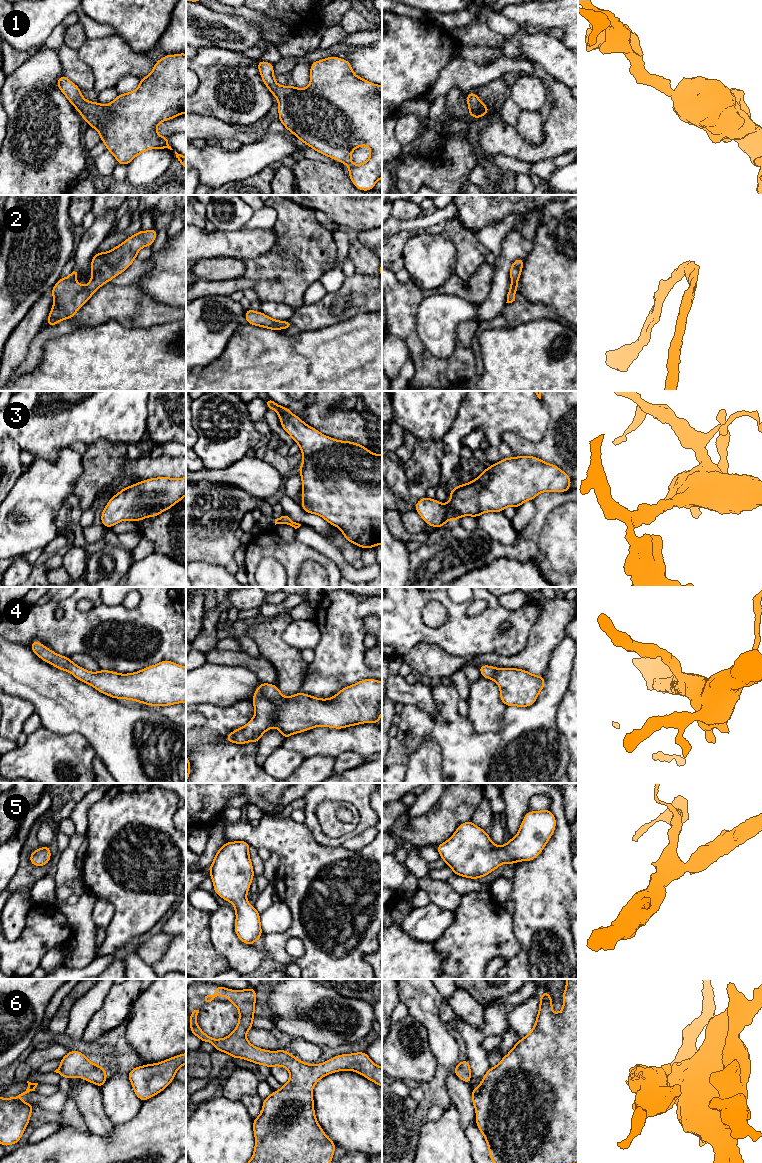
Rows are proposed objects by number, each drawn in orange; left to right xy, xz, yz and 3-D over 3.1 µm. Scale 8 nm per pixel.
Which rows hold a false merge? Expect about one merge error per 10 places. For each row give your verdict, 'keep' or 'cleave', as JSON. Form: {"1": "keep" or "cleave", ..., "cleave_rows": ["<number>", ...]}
{"1": "keep", "2": "keep", "3": "keep", "4": "keep", "5": "keep", "6": "keep", "cleave_rows": []}

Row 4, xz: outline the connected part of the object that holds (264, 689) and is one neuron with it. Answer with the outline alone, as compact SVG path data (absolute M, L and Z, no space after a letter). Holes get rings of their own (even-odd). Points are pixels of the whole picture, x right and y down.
M364 679L344 687L328 699L320 699L298 692L290 697L283 697L277 685L262 682L257 687L251 702L255 708L254 717L245 726L230 732L225 742L244 745L254 741L258 744L261 736L273 727L280 730L285 740L293 734L319 726L342 729L369 722L378 724L381 722L380 714L382 713L382 682Z

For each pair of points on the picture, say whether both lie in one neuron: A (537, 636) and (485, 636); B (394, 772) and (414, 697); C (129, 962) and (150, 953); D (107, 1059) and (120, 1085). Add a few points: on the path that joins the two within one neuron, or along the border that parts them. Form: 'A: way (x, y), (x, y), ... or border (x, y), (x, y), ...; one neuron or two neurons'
A: border (538, 615), (530, 630), (526, 646), (513, 655); two neurons
B: border (403, 704), (416, 705), (433, 715); two neurons
C: border (135, 952), (151, 967); two neurons
D: way (110, 1065), (116, 1079); one neuron

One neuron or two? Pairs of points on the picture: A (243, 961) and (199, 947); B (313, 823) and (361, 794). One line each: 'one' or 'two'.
A: two
B: one

